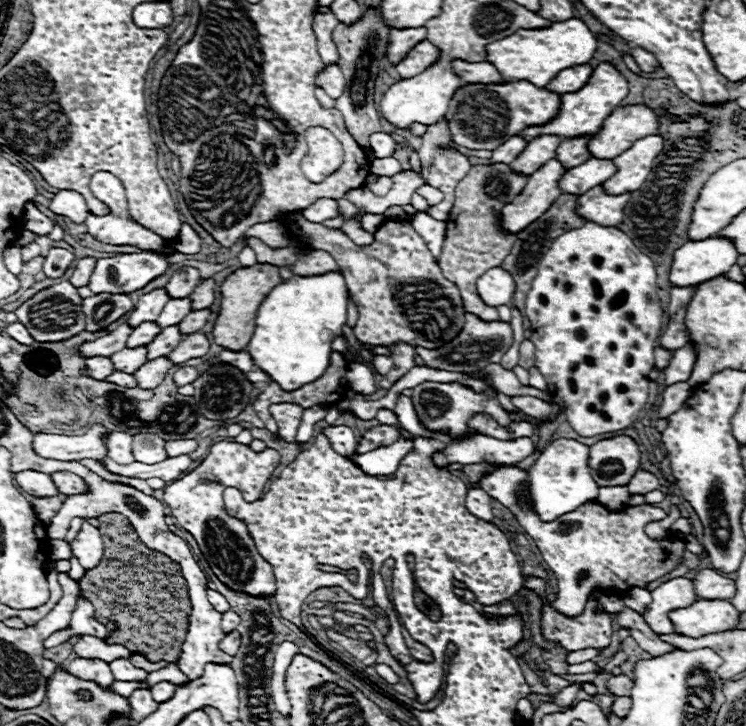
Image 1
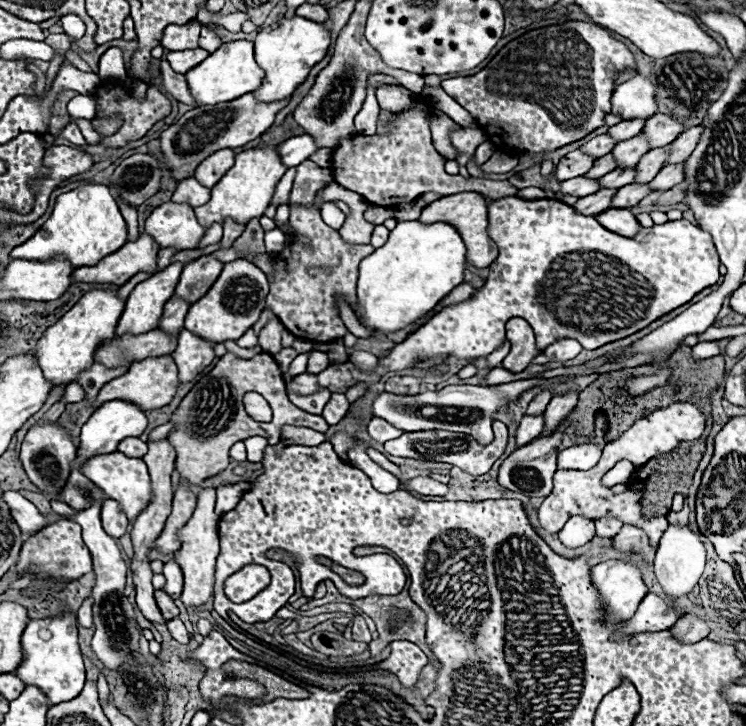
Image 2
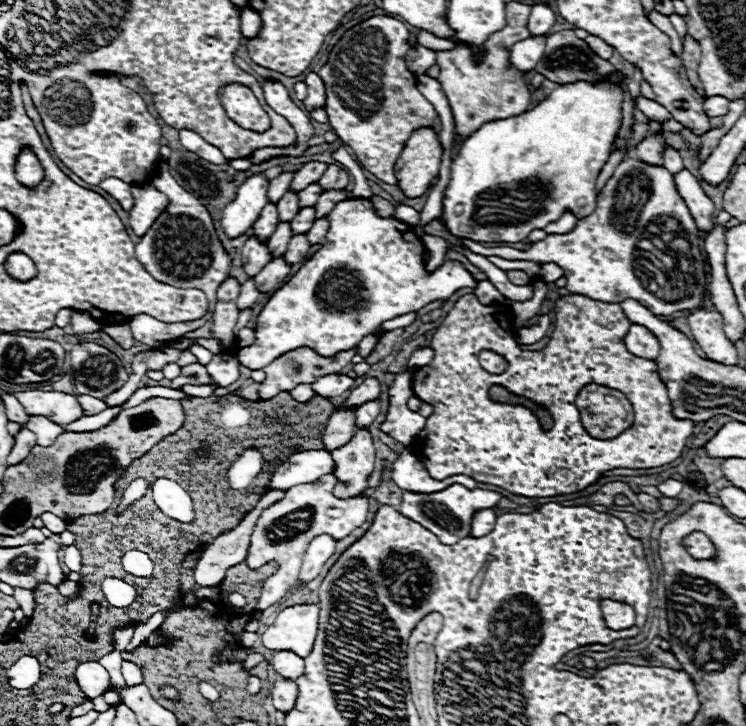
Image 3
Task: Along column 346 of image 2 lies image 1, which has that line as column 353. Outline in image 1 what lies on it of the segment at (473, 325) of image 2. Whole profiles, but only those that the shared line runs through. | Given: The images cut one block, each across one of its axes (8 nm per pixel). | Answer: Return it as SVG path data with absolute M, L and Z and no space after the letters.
M350 362L348 364L346 380L348 380L348 386L358 394L372 394L378 388L374 372L360 362Z

